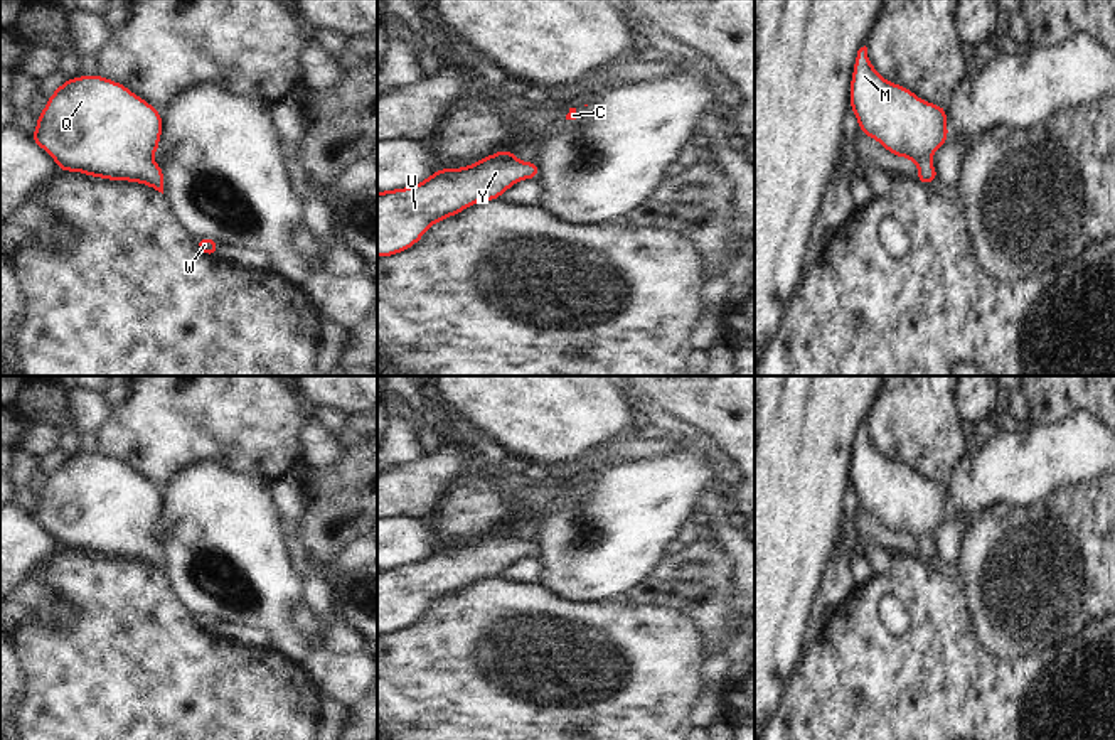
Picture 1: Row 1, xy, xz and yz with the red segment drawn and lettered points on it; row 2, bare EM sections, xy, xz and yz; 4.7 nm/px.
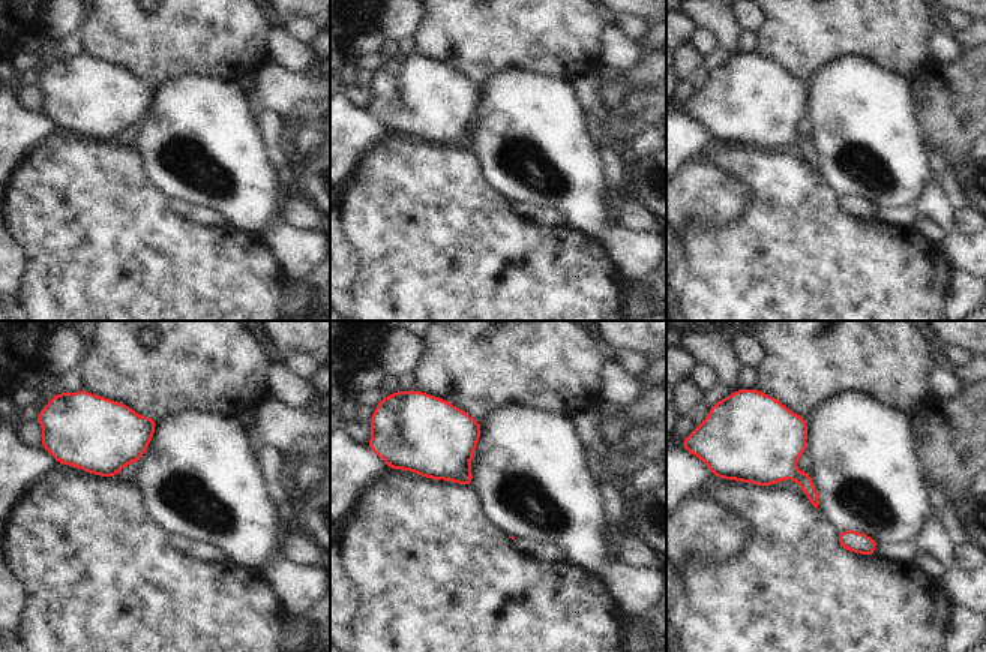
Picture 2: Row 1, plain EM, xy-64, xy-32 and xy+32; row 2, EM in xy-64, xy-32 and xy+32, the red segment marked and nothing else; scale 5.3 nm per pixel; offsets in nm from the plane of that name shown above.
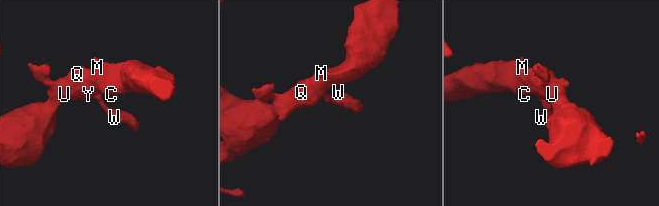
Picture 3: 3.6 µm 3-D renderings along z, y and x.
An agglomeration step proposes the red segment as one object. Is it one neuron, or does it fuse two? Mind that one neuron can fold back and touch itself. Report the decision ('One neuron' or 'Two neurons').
One neuron

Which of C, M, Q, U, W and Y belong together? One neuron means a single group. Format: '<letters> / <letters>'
C M Q U W Y

